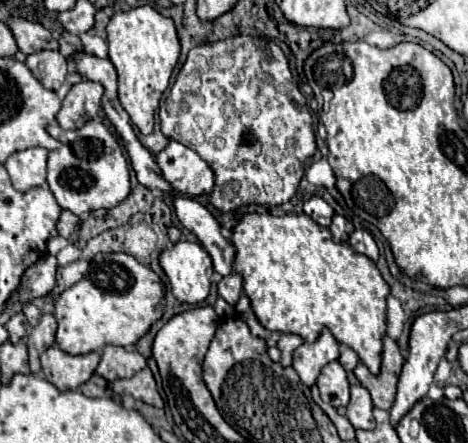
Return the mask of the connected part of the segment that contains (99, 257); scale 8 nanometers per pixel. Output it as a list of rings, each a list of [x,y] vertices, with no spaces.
[[[126,252],[96,254],[90,270],[80,282],[66,288],[54,304],[58,320],[56,344],[68,354],[100,352],[104,346],[134,346],[158,320],[156,306],[162,302],[164,290],[154,270],[140,264]]]

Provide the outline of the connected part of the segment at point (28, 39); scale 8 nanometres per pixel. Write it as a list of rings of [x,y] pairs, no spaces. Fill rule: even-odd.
[[[8,18],[6,26],[14,34],[18,48],[24,54],[32,54],[32,52],[46,50],[46,48],[58,50],[58,42],[52,38],[50,30],[46,30],[38,22],[28,22],[26,18]]]

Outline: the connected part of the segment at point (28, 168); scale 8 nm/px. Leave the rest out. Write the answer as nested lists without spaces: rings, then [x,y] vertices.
[[[28,148],[12,154],[6,160],[6,170],[10,174],[12,186],[18,192],[26,192],[30,188],[38,188],[46,184],[46,162],[50,150],[46,148]]]

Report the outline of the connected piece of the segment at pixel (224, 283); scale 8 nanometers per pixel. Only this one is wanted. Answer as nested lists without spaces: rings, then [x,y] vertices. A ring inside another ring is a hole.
[[[236,272],[218,282],[218,296],[222,296],[230,306],[236,306],[240,294],[242,294],[242,278]]]

